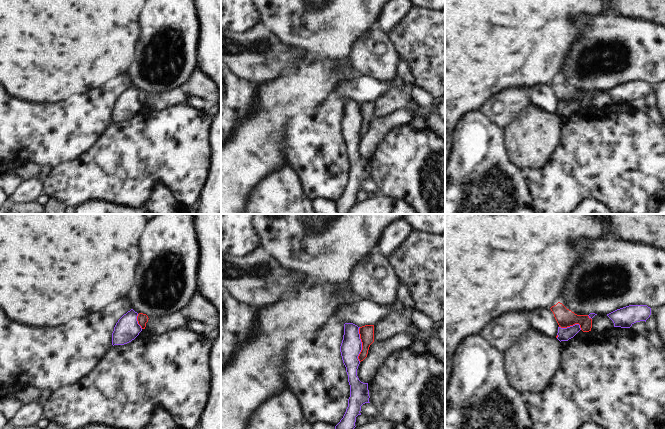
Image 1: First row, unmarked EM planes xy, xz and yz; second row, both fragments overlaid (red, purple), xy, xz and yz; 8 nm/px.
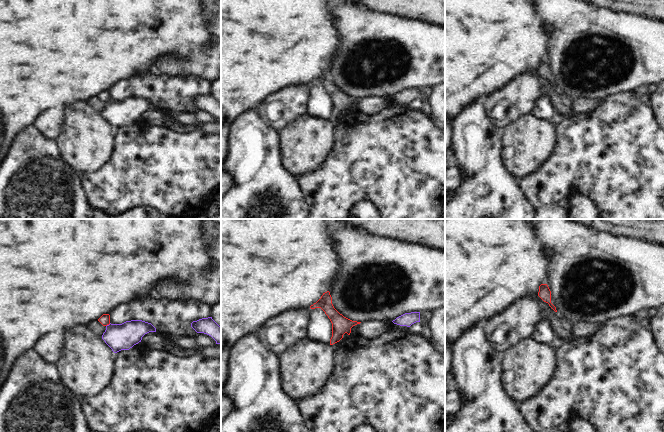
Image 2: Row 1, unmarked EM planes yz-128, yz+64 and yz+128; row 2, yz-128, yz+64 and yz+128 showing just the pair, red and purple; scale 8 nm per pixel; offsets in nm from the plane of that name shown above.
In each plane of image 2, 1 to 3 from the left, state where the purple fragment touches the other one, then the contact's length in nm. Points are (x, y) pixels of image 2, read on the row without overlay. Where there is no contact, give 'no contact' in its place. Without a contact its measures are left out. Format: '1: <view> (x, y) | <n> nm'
1: yz-128 (108, 100) | 50 nm
2: no contact
3: no contact

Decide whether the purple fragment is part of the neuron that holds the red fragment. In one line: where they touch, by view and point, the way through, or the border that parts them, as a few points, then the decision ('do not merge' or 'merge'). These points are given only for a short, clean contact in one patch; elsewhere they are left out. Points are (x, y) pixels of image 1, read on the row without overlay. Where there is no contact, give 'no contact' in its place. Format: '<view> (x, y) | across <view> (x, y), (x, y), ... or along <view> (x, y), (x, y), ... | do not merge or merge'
xz (362, 120) | along xz (359, 103), (361, 127), (358, 135), (360, 137) | do not merge

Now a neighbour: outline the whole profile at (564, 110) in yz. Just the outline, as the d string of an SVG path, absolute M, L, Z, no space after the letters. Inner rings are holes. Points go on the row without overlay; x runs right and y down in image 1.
M575 100L567 104L558 103L557 115L560 118L568 117L569 115L573 114L580 106L581 104L579 100Z

